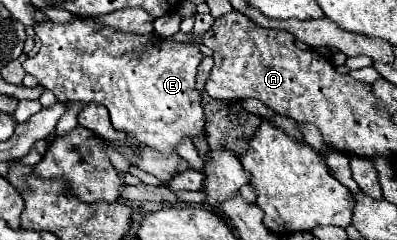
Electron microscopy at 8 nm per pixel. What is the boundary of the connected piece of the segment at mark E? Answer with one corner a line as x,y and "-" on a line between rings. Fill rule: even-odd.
73,18
73,22
39,22
35,24
35,34
41,40
41,48
33,58
23,62
27,74
35,76
41,86
51,90
59,102
99,102
109,114
117,130
135,134
145,146
157,148
163,154
171,154
175,144
185,136
195,138
203,132
205,114
201,108
201,94
195,90
197,66
203,60
199,48
187,42
175,42
171,38
161,38
157,34
117,34
117,30
105,30
97,26
91,18

